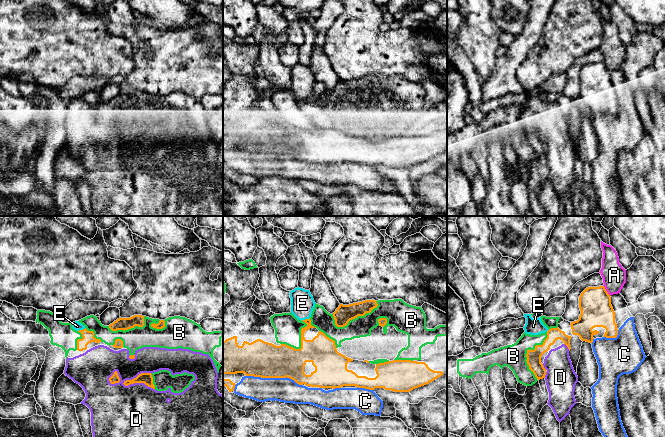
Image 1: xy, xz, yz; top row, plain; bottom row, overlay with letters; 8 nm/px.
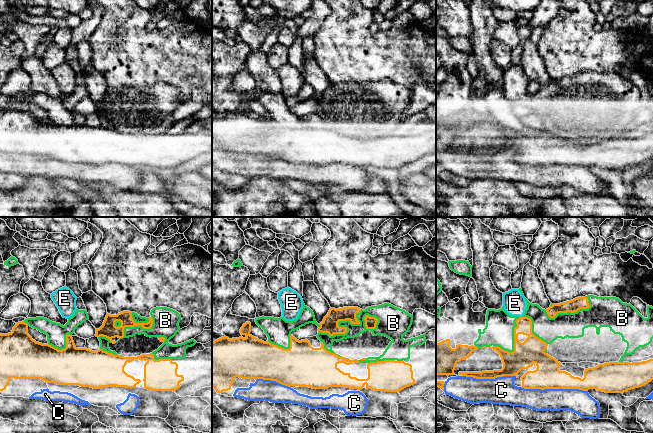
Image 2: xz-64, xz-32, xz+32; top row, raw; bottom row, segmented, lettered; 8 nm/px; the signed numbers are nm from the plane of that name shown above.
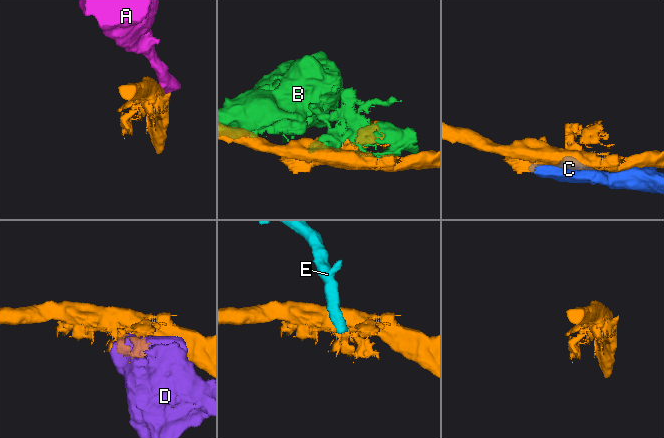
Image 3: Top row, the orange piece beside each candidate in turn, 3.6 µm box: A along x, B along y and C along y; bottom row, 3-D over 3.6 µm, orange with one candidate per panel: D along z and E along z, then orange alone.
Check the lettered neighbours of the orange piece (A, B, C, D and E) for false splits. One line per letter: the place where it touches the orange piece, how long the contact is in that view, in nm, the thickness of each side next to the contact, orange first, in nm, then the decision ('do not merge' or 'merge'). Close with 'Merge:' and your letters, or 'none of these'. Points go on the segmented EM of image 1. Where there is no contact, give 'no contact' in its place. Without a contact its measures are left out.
A: meets orange in yz at (605, 290); contact 100 nm long; 260 nm thick on the orange side, 190 nm on the other; do not merge
B: meets orange in xz at (357, 316); contact 400 nm long; 140 nm thick on the orange side, 160 nm on the other; do not merge
C: meets orange in xz at (274, 377); contact 460 nm long; 280 nm thick on the orange side, 190 nm on the other; do not merge
D: meets orange in xy at (138, 382); contact 260 nm long; 90 nm thick on the orange side, 420 nm on the other; do not merge
E: meets orange in xz at (305, 319); contact 80 nm long; 180 nm thick on the orange side, 190 nm on the other; do not merge
Merge: none of these

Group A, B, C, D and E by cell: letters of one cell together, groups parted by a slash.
A / B D / C / E

